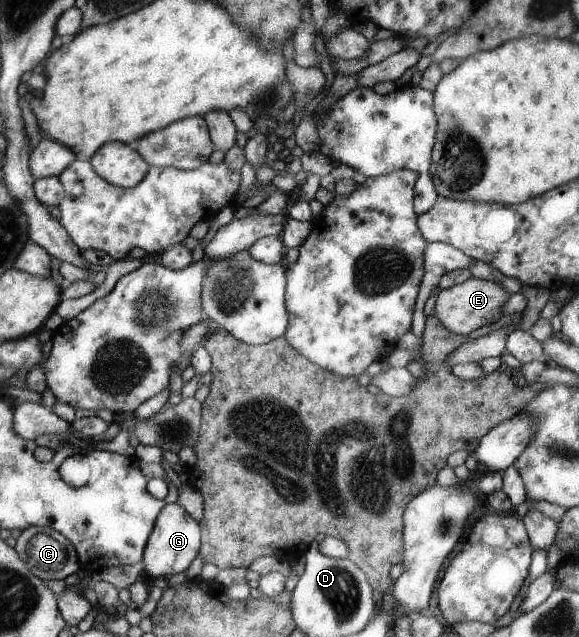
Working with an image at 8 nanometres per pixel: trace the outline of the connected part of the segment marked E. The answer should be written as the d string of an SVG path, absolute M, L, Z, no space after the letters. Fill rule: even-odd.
M472 277L463 283L441 290L437 300L430 305L429 310L452 333L466 336L472 331L484 327L484 325L497 322L503 315L503 308L509 297L508 291L500 282Z

